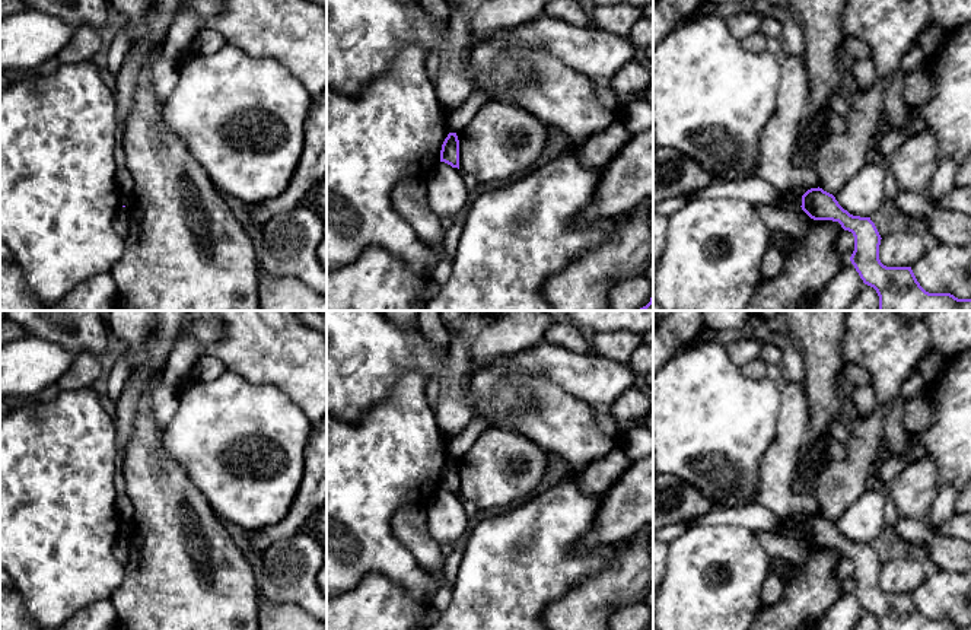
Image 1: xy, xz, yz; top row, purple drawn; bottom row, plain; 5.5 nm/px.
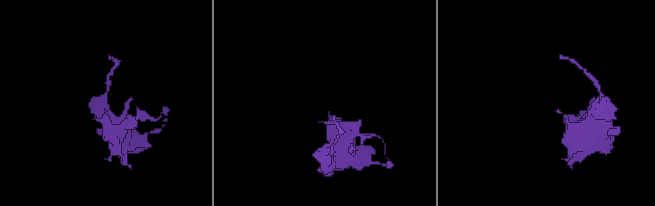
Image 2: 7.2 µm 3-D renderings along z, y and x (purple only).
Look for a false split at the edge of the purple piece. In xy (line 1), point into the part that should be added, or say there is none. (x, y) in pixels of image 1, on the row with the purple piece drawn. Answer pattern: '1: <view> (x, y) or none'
1: none

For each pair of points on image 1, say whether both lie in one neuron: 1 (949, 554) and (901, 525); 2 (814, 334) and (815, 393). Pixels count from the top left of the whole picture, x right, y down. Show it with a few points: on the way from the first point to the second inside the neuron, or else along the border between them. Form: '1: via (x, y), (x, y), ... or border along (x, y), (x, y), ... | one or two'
1: via (938, 546), (923, 533), (913, 531) | one
2: via (817, 349), (817, 378) | one

